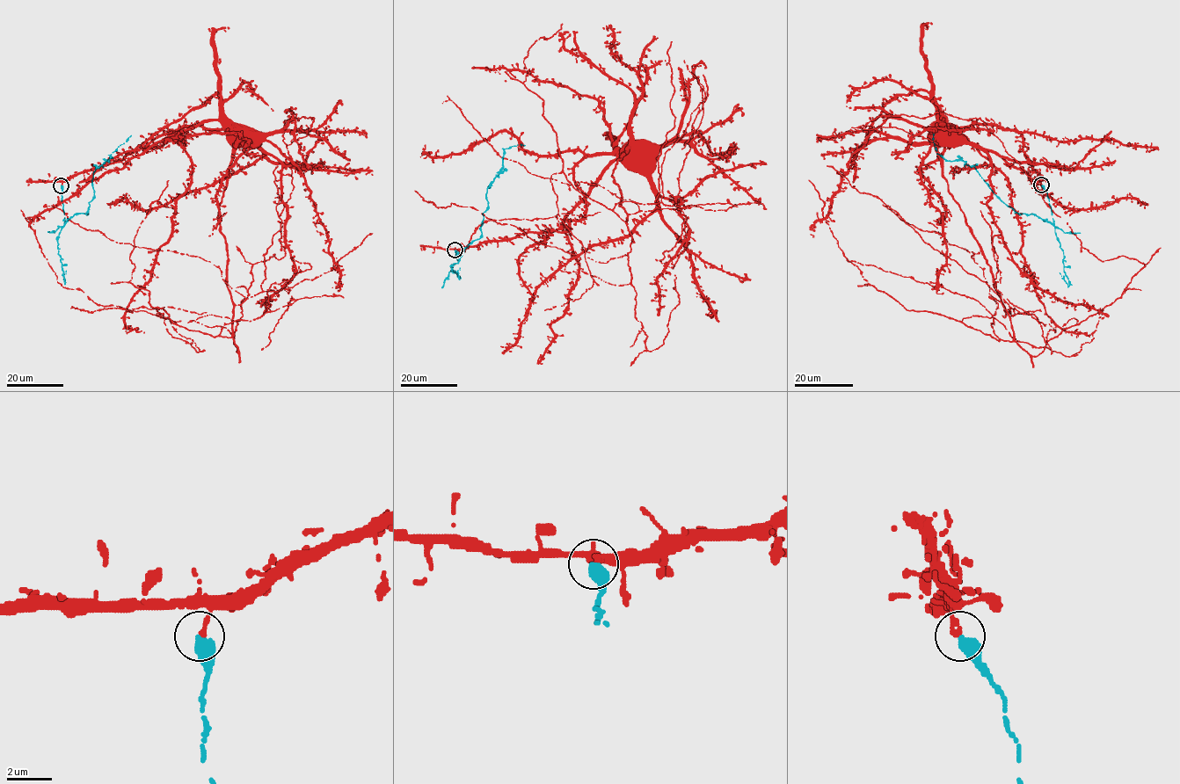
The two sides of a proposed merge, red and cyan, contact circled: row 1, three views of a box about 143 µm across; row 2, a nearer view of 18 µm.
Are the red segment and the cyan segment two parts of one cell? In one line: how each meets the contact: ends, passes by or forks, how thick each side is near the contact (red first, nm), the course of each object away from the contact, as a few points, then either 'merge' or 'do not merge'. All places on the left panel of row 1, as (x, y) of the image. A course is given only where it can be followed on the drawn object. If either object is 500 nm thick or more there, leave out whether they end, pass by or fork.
red ends; cyan ends; calibres 300 and 440 nm; course red (61, 185), (77, 174), (121, 161), (168, 132), (183, 127), (199, 126), (236, 131); course cyan (61, 185), (65, 223), (75, 214), (88, 213), (95, 169), (109, 162), (131, 135); do not merge

